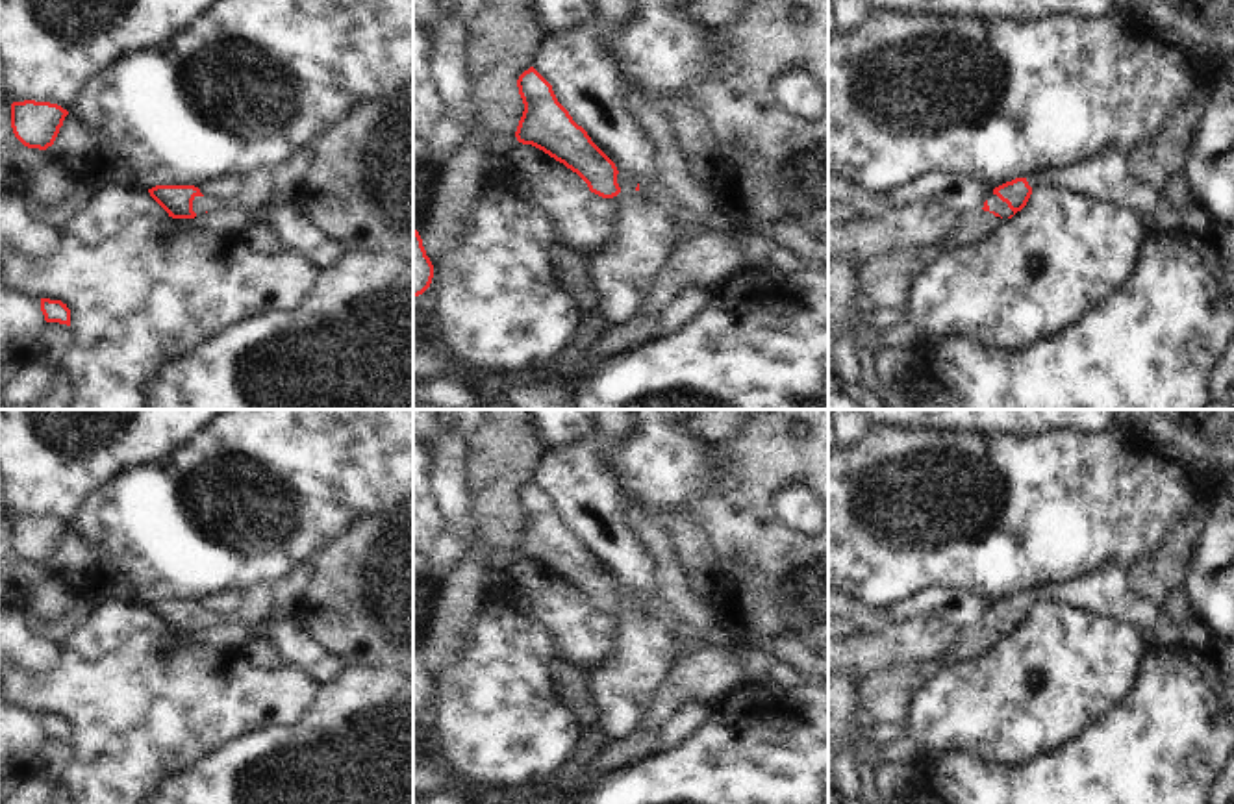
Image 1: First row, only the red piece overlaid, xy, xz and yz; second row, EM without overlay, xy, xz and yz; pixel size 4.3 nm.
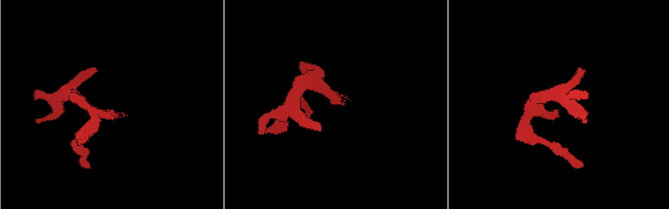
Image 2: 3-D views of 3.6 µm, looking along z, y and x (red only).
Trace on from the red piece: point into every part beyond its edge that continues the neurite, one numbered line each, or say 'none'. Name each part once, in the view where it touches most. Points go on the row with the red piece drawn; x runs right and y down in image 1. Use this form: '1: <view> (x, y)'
1: yz (995, 204)

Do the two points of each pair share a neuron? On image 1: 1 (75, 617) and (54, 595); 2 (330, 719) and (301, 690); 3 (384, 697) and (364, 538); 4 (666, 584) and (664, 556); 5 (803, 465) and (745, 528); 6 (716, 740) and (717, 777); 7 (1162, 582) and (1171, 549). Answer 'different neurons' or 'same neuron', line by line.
1: different neurons
2: different neurons
3: different neurons
4: same neuron
5: same neuron
6: same neuron
7: same neuron

